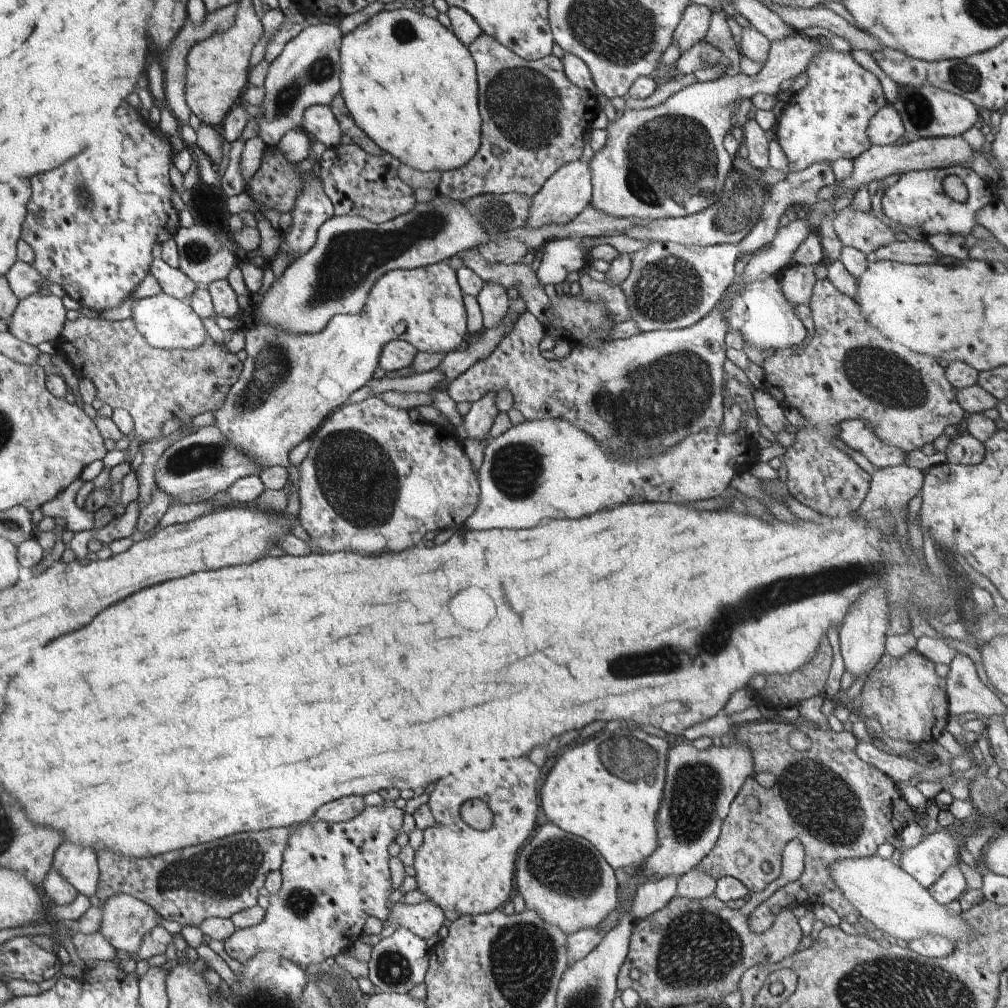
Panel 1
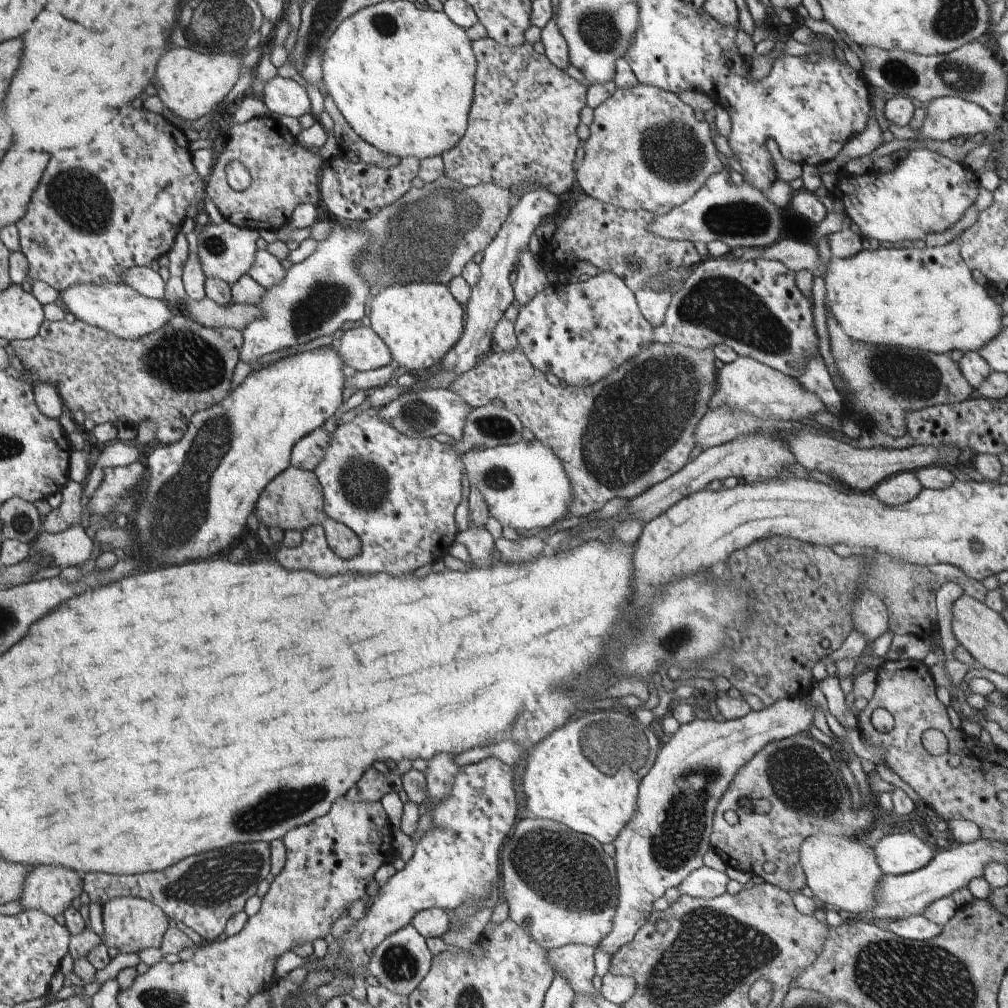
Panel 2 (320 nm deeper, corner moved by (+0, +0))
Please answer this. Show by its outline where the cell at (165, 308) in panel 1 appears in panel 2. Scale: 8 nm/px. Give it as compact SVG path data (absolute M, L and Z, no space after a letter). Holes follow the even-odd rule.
M82 283L59 291L59 298L75 318L123 339L145 337L149 332L161 329L176 313L163 299L151 299L141 295L126 283Z

